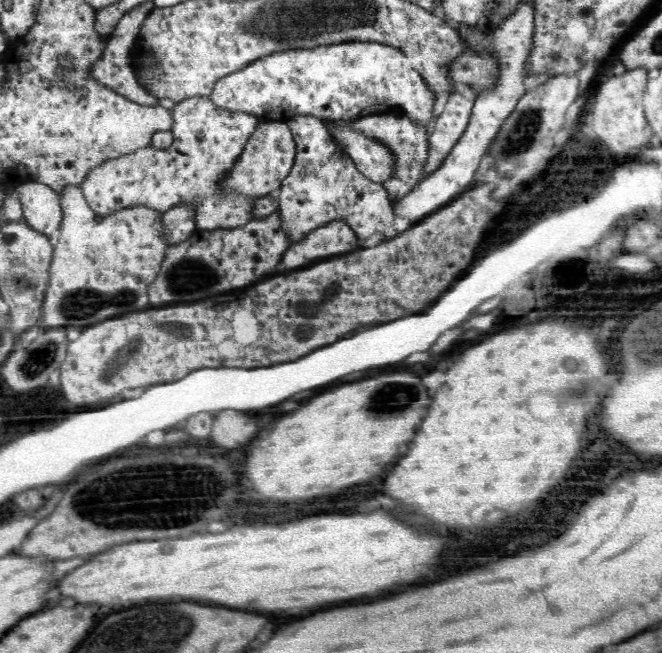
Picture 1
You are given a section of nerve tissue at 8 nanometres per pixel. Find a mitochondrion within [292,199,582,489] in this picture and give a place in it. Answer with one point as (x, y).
(395, 398)

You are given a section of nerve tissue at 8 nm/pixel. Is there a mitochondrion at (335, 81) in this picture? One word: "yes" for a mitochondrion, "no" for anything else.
no

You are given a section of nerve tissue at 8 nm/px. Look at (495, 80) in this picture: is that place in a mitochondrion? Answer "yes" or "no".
no

